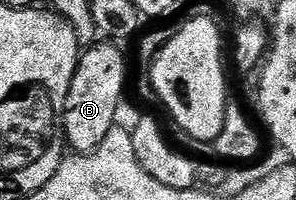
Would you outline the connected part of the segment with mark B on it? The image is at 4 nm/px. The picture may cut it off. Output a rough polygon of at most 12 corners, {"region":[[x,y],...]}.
{"region":[[99,40],[82,51],[63,137],[93,152],[117,125],[127,58]]}

